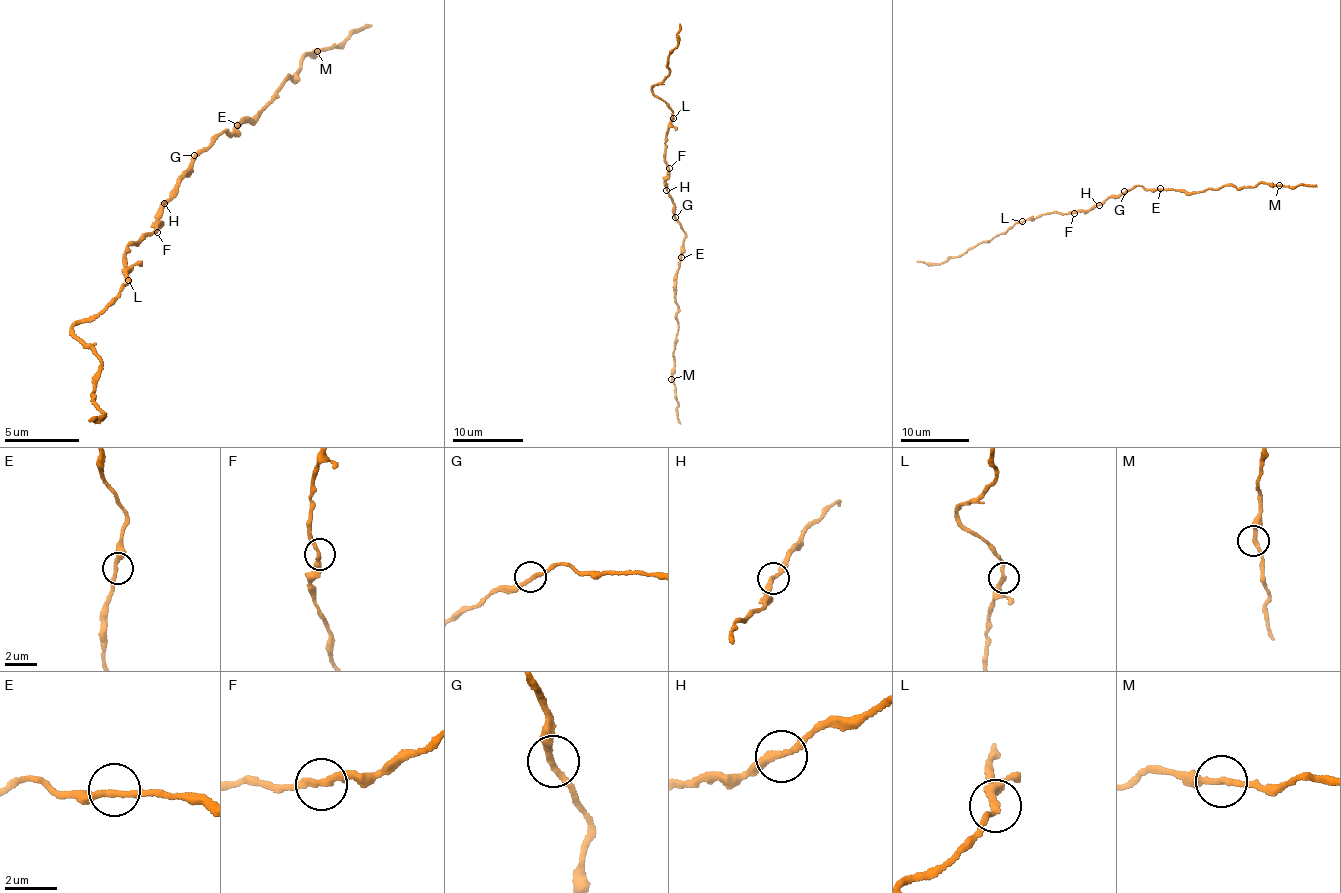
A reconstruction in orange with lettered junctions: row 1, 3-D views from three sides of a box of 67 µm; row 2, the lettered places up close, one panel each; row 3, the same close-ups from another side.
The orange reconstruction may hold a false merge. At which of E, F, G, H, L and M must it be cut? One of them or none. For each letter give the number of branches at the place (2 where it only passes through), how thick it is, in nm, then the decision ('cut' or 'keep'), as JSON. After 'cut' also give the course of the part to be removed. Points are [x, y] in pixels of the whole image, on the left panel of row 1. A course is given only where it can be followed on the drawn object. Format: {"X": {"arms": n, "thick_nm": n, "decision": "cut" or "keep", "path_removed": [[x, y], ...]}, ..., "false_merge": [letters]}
{"E": {"arms": 2, "thick_nm": 240, "decision": "keep"}, "F": {"arms": 2, "thick_nm": 240, "decision": "keep"}, "G": {"arms": 2, "thick_nm": 240, "decision": "keep"}, "H": {"arms": 2, "thick_nm": 260, "decision": "keep"}, "L": {"arms": 2, "thick_nm": 220, "decision": "keep"}, "M": {"arms": 2, "thick_nm": 220, "decision": "keep"}, "false_merge": []}

